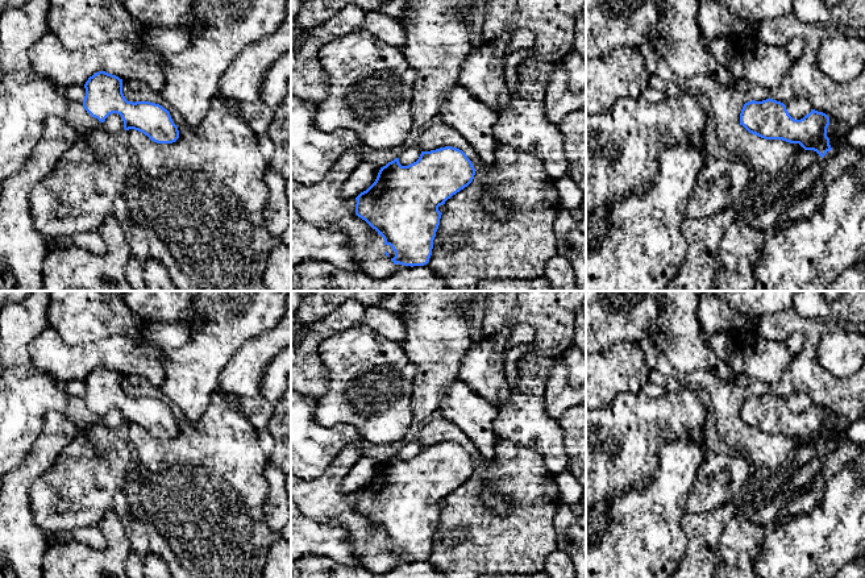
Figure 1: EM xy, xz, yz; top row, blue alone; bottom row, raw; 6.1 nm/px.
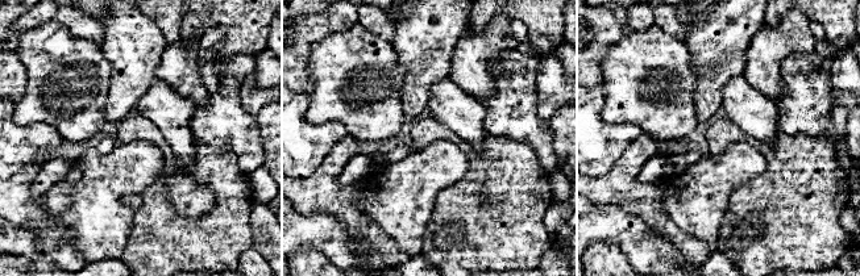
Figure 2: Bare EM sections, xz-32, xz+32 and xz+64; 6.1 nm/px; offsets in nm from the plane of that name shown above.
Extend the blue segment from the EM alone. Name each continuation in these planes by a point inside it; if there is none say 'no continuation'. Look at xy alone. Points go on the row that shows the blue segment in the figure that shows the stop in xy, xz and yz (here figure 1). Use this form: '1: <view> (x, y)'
no continuation

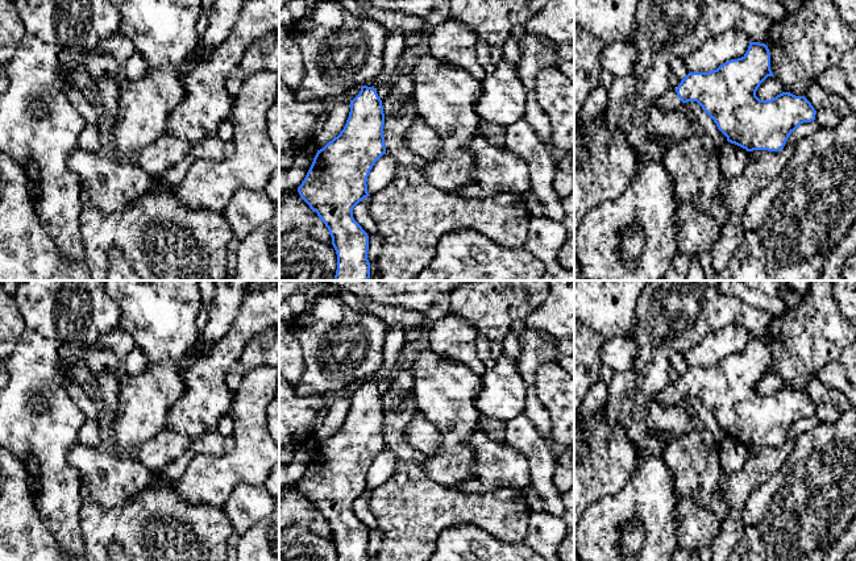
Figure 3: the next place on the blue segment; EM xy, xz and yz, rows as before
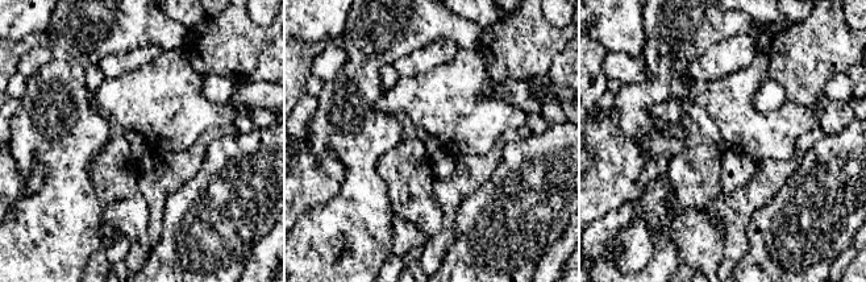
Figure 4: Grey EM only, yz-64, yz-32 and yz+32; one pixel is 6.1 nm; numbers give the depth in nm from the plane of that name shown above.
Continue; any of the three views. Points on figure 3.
1: yz (669, 102)

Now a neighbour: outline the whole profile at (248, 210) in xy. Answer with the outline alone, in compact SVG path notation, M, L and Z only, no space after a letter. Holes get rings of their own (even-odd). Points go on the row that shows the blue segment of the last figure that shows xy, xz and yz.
M241 188L233 194L223 216L229 223L234 238L242 241L255 228L271 220L274 207L265 191Z

